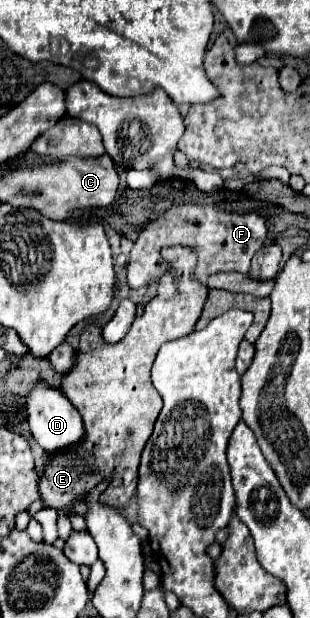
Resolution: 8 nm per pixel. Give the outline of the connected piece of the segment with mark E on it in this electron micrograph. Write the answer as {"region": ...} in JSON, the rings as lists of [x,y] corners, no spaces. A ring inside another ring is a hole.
{"region":[[[168,248],[166,254],[172,254],[172,270],[160,280],[158,294],[144,306],[142,318],[134,320],[120,342],[108,344],[96,324],[88,324],[80,332],[80,348],[74,366],[62,376],[60,388],[84,420],[84,438],[56,456],[46,454],[46,464],[38,478],[40,502],[44,508],[66,512],[86,504],[86,492],[90,492],[102,476],[112,478],[112,484],[108,484],[100,498],[116,510],[124,510],[136,492],[140,454],[162,408],[162,398],[150,382],[154,356],[164,342],[188,336],[194,330],[208,294],[204,284],[190,280],[196,256],[188,248]]]}

